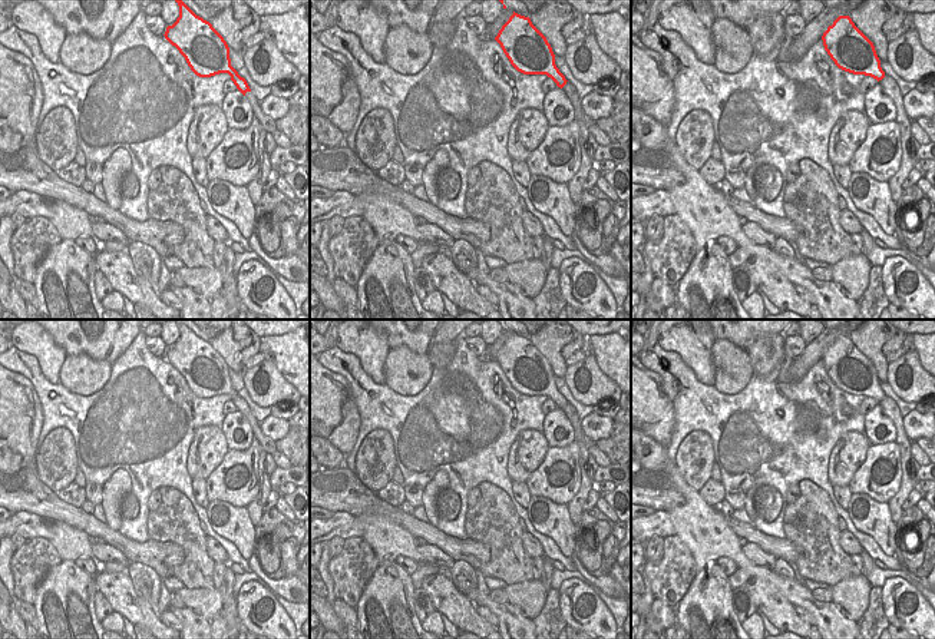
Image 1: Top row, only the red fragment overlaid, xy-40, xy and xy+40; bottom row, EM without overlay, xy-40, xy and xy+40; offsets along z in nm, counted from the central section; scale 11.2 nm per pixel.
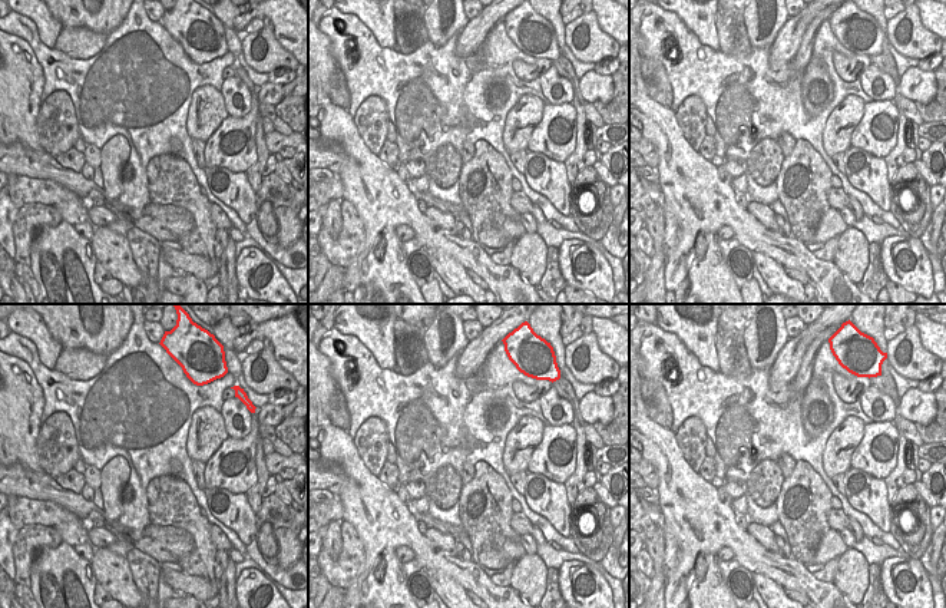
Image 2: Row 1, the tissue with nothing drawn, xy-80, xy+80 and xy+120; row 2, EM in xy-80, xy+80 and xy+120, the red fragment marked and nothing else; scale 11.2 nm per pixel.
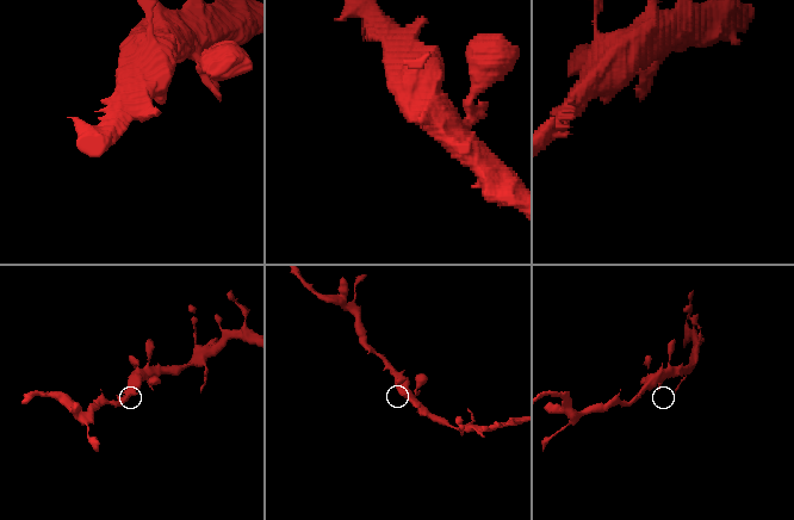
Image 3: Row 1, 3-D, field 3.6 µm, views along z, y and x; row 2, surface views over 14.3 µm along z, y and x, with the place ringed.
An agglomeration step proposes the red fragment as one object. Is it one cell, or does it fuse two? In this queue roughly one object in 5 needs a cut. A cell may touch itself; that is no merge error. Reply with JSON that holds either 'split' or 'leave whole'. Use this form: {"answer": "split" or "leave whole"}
{"answer": "leave whole"}

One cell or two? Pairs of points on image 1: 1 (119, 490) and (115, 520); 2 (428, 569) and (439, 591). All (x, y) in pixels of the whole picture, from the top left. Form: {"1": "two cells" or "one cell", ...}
{"1": "one cell", "2": "two cells"}

